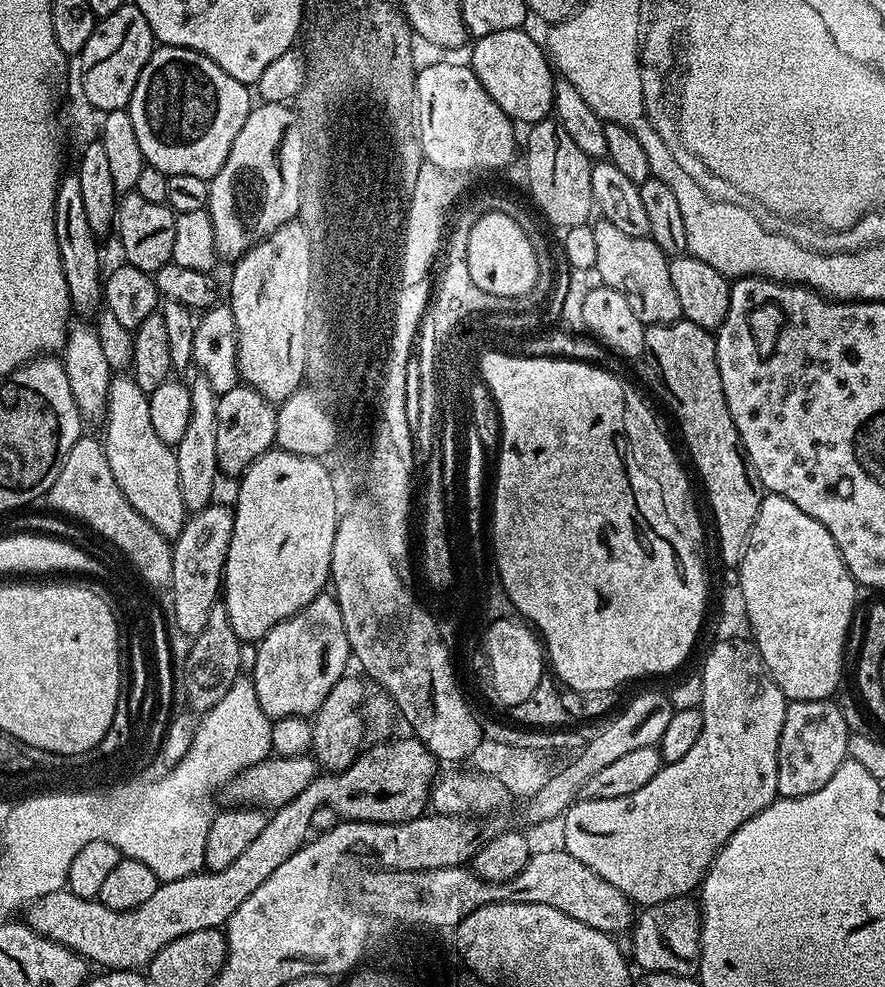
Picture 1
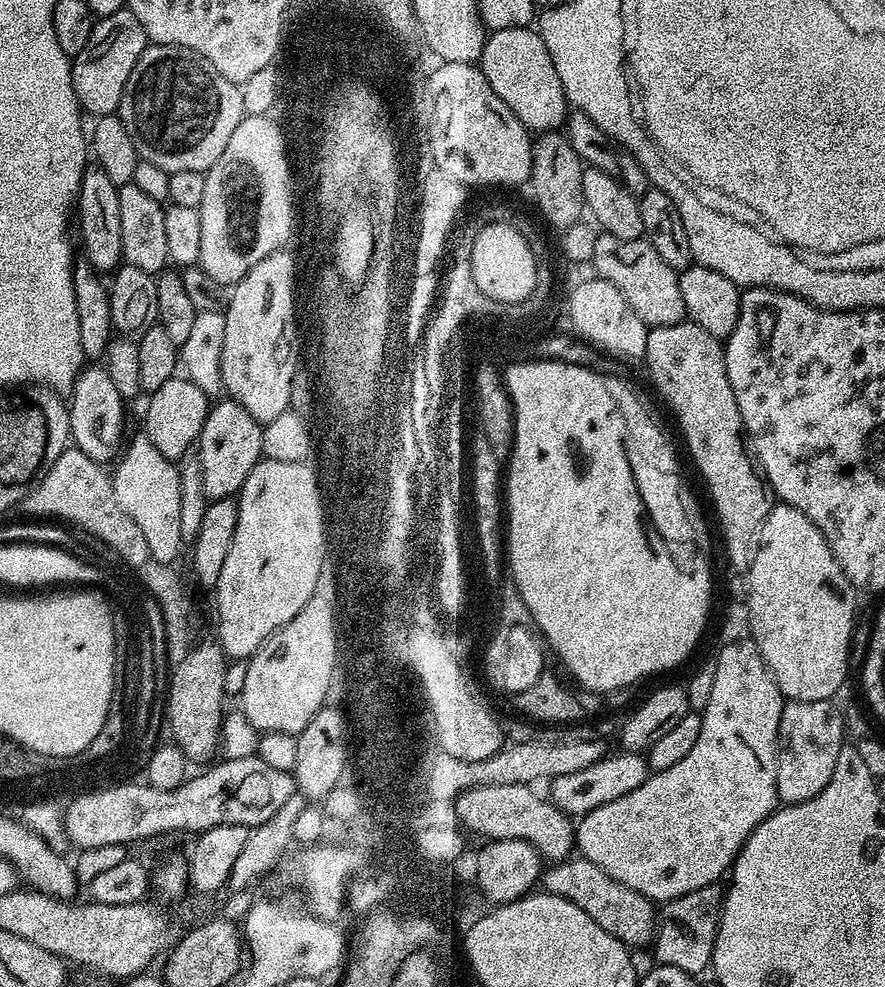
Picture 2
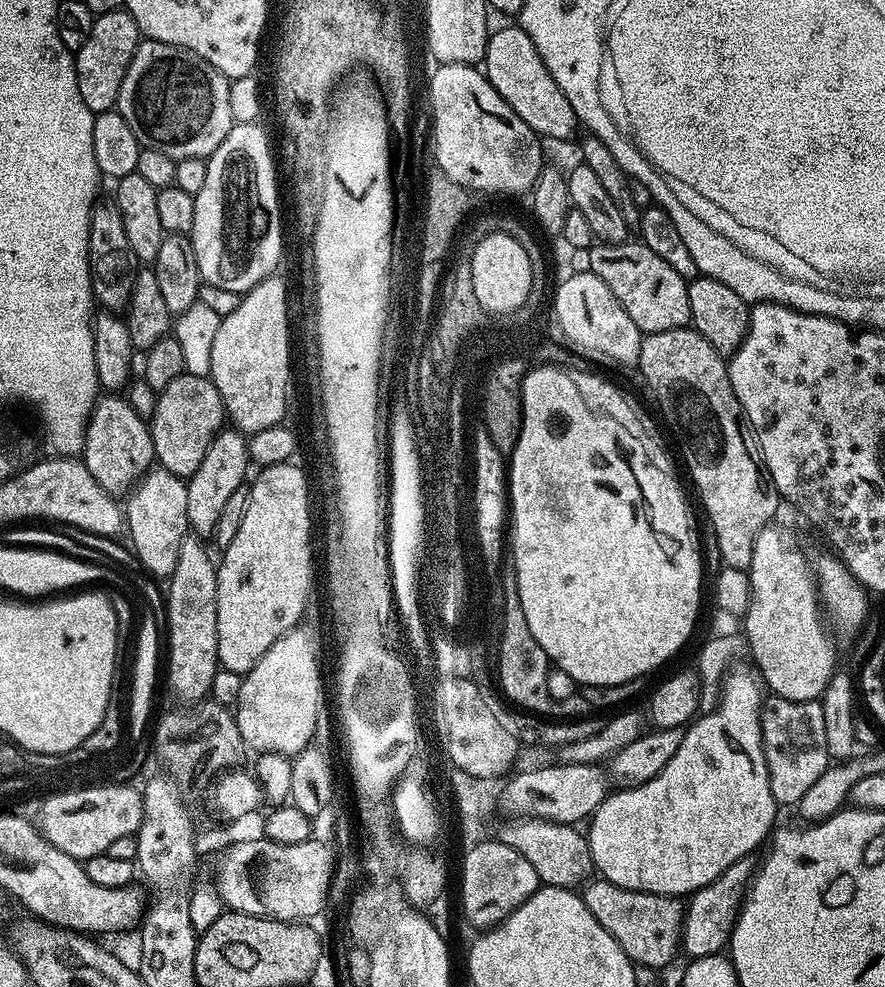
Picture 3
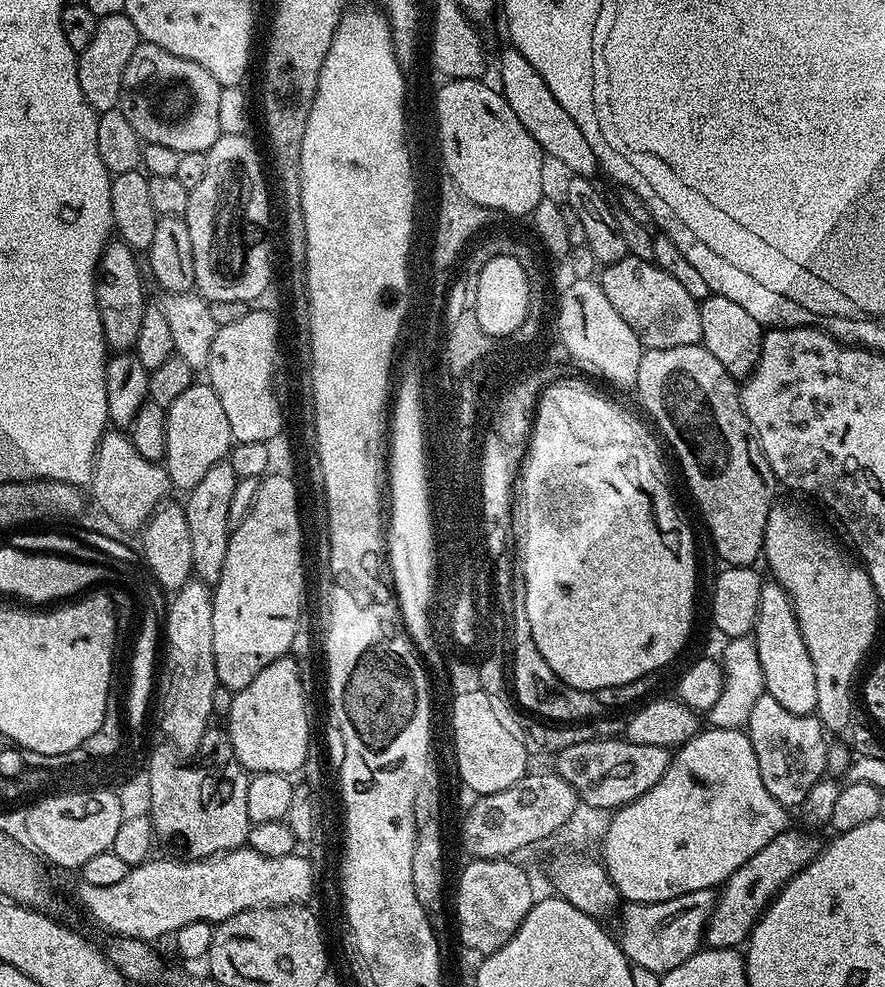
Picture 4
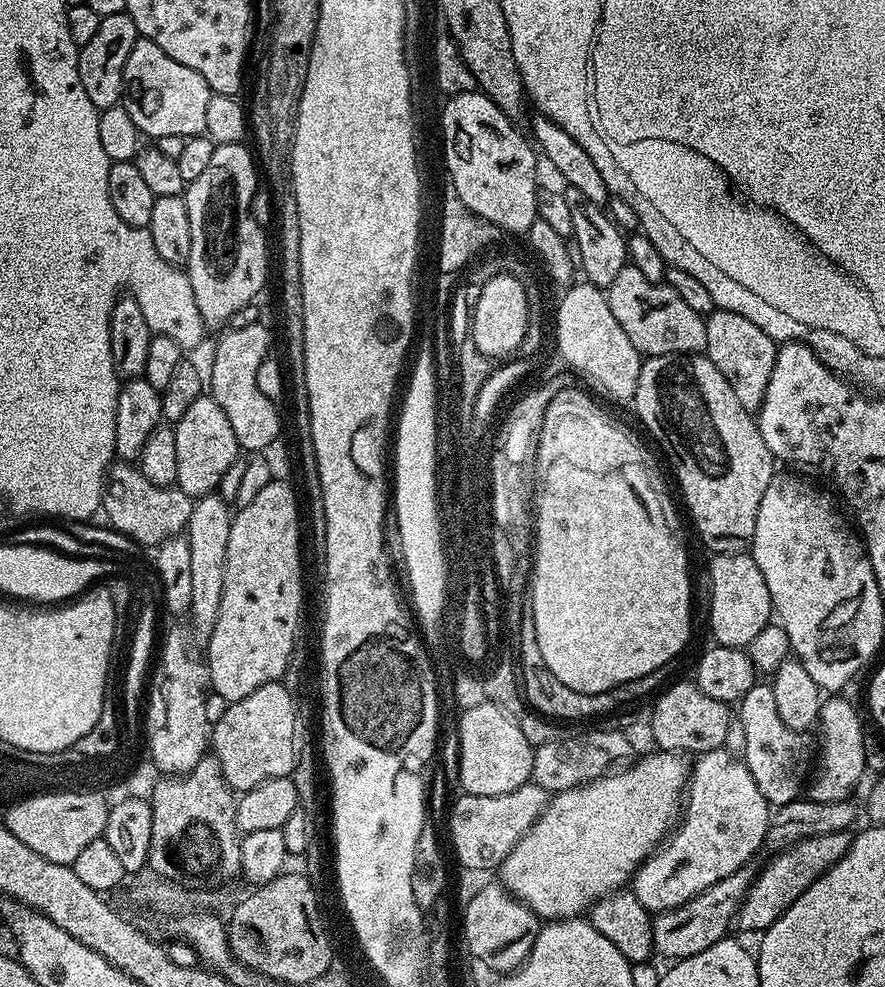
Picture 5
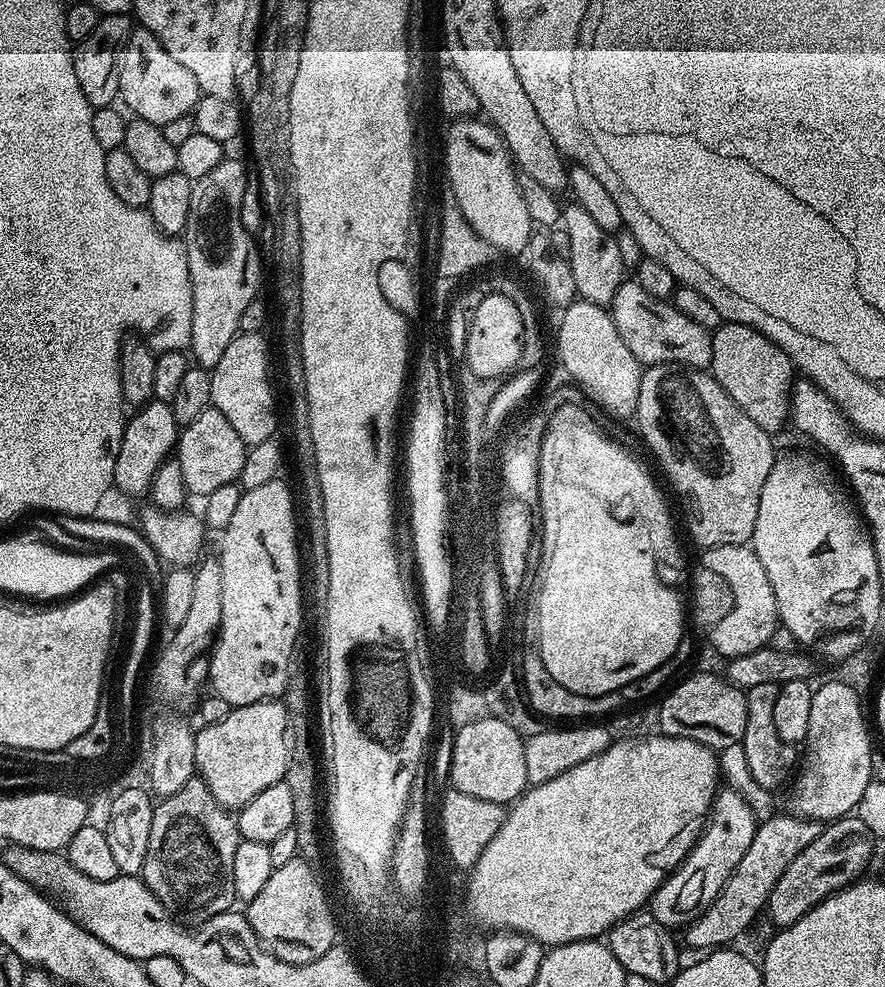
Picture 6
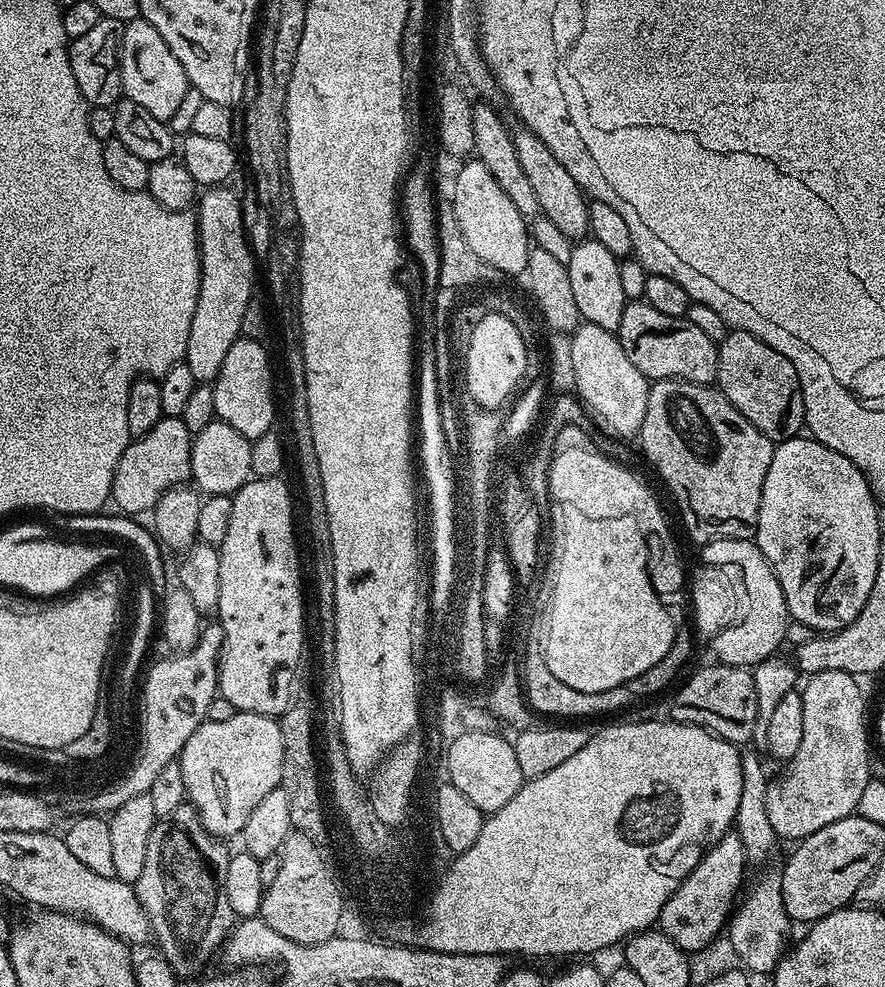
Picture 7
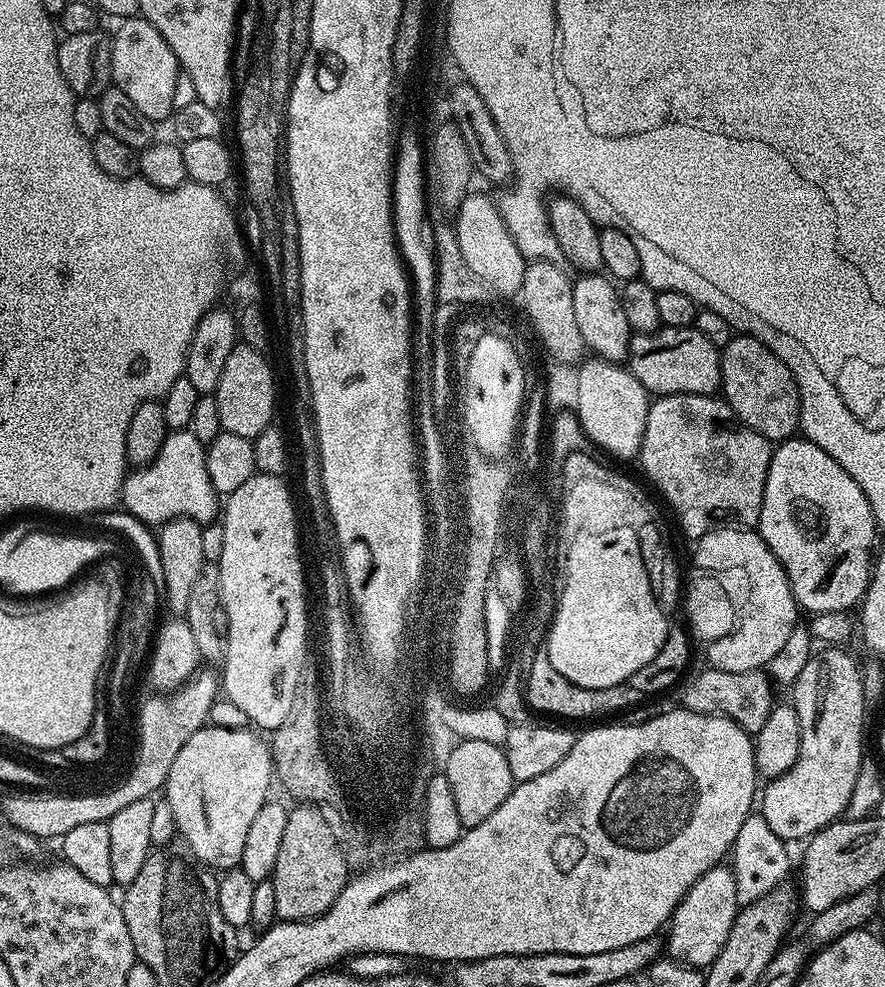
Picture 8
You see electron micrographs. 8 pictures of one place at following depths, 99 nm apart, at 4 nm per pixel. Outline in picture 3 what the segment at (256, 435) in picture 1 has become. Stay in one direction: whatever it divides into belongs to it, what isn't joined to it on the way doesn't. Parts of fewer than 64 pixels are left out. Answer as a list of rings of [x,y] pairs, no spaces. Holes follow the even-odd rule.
[[[228,426],[218,433],[214,442],[210,442],[210,450],[206,450],[206,458],[202,458],[202,466],[187,477],[186,483],[186,518],[189,529],[201,538],[211,537],[218,524],[226,502],[234,495],[234,490],[245,487],[244,475],[250,469],[248,459],[248,442],[243,432]]]

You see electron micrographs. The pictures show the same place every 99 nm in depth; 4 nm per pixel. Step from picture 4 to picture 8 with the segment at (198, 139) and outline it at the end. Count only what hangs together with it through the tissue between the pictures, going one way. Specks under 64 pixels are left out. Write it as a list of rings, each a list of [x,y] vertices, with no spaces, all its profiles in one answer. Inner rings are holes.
[[[128,18],[117,30],[112,41],[112,84],[127,94],[130,102],[154,122],[167,121],[174,109],[174,86],[181,74],[180,63],[170,50],[166,38],[154,30],[150,21],[143,18]]]

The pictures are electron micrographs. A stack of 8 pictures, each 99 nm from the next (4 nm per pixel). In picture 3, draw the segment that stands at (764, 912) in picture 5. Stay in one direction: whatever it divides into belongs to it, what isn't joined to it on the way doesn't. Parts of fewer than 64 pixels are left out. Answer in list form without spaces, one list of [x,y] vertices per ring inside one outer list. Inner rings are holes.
[[[743,856],[734,866],[722,870],[714,882],[699,888],[687,897],[684,909],[684,925],[680,935],[680,946],[685,957],[697,960],[703,956],[723,953],[728,947],[728,940],[736,925],[736,916],[740,905],[744,903],[744,894],[752,883],[752,877],[758,867],[752,856]]]

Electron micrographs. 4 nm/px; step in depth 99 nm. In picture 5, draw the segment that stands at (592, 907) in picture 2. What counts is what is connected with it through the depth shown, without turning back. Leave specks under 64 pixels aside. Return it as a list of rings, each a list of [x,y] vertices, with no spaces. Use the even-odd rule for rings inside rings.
[[[748,866],[739,868],[737,872],[722,878],[722,882],[714,882],[714,886],[702,890],[702,894],[690,898],[682,906],[659,913],[652,922],[652,947],[655,955],[665,956],[668,962],[685,960],[694,954],[702,954],[702,950],[714,946],[714,942],[725,939],[729,935],[728,927],[733,927],[736,912],[753,882],[754,872],[750,869]]]

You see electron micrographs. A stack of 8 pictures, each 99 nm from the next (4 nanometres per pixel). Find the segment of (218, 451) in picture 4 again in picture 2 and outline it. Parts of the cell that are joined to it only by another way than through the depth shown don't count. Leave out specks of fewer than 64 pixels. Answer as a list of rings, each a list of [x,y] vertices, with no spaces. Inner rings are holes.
[[[173,378],[158,386],[158,390],[147,397],[148,409],[144,412],[143,435],[154,442],[158,454],[168,460],[179,462],[193,451],[199,441],[200,431],[208,417],[210,397],[187,378]]]

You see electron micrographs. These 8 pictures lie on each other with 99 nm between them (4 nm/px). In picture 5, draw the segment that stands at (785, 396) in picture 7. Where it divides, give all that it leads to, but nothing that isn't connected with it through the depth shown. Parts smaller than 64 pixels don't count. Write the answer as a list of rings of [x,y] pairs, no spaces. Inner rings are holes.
[[[717,308],[706,317],[706,346],[704,352],[708,360],[722,370],[722,378],[730,382],[730,390],[746,406],[750,413],[760,411],[766,398],[766,386],[770,384],[770,374],[774,372],[777,341],[761,325],[750,322],[750,318],[742,318],[738,310]]]

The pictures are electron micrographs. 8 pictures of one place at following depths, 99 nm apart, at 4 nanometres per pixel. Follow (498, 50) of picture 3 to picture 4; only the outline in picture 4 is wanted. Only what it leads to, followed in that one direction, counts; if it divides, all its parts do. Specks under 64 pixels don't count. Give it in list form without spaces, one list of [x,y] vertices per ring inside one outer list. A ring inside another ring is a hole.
[[[511,46],[505,48],[505,52],[500,56],[498,88],[510,110],[518,114],[518,122],[522,122],[526,130],[530,130],[534,142],[538,142],[545,157],[552,159],[553,156],[558,163],[565,164],[572,176],[595,177],[595,172],[598,172],[596,155],[594,150],[590,150],[590,142],[586,142],[582,130],[578,130],[578,122],[574,122],[574,118],[570,118],[562,102],[558,102],[554,94],[550,94],[550,86],[542,82],[542,74],[538,74],[538,70],[534,70],[534,66],[530,66],[530,62],[522,58],[519,50]]]

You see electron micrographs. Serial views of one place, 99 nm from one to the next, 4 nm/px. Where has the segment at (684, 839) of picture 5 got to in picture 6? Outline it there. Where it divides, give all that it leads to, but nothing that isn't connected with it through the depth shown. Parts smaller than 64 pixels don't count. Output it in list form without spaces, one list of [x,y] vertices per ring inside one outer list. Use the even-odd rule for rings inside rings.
[[[735,790],[721,791],[704,825],[700,839],[690,850],[687,858],[662,882],[662,886],[652,895],[651,919],[669,930],[687,929],[689,924],[703,916],[704,911],[718,898],[722,886],[734,874],[742,854],[750,850],[750,842],[758,827],[758,819],[739,793]]]

